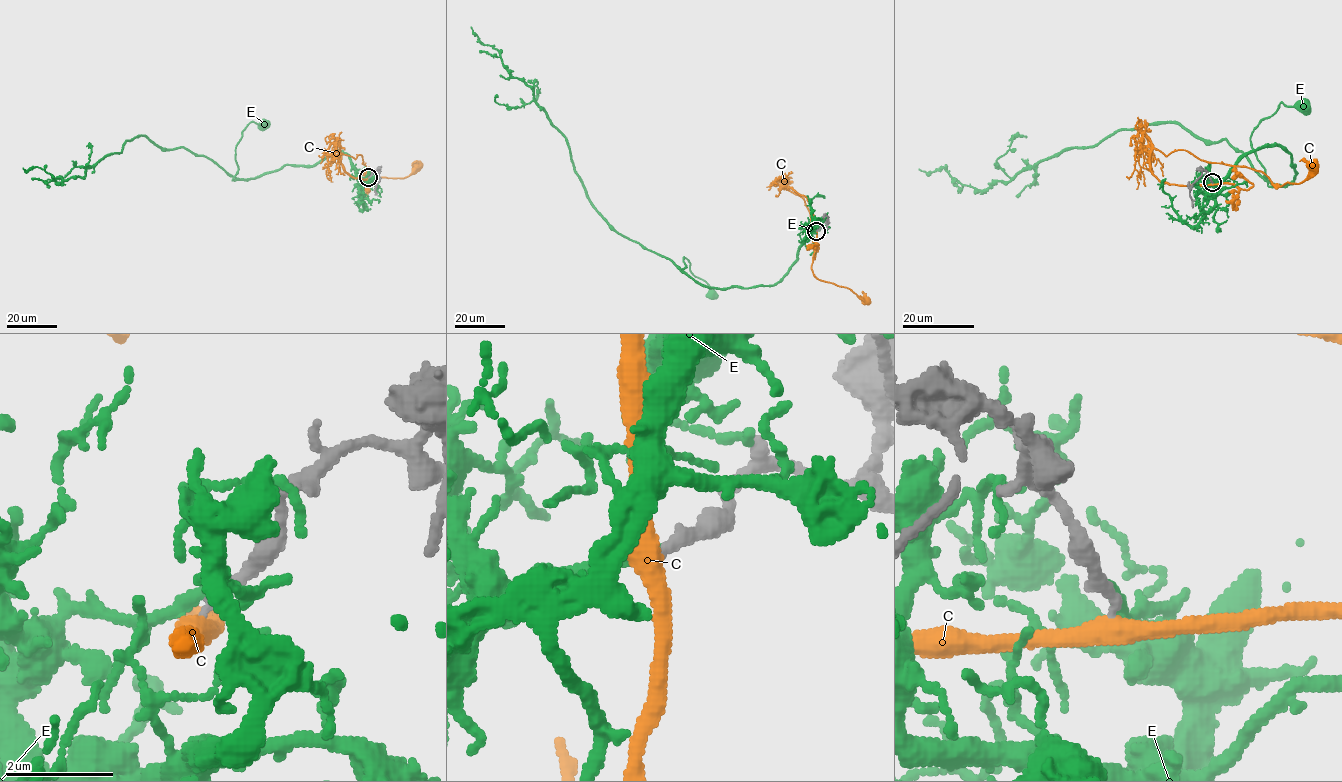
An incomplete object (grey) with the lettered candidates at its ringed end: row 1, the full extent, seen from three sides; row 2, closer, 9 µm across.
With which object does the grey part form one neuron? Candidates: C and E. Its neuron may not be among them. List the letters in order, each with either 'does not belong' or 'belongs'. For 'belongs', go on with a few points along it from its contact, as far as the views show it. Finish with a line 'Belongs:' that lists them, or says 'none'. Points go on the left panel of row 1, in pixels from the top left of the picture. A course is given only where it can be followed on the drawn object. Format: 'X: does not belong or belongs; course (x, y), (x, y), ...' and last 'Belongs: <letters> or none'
C: does not belong
E: does not belong
Belongs: none

